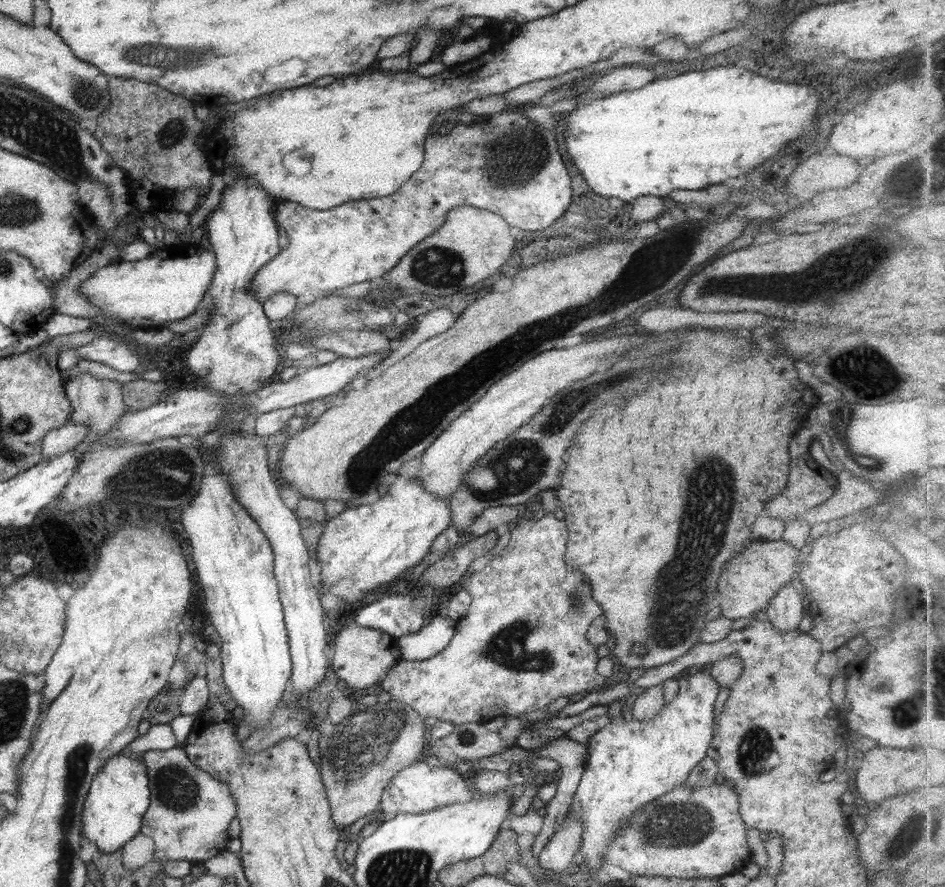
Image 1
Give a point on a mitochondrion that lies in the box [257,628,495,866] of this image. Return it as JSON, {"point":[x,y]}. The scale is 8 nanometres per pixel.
{"point":[351,756]}

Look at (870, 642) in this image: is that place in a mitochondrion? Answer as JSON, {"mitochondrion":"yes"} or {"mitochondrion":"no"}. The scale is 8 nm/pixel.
{"mitochondrion":"no"}

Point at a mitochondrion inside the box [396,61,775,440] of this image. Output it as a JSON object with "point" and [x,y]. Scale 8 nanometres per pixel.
{"point":[516,156]}

